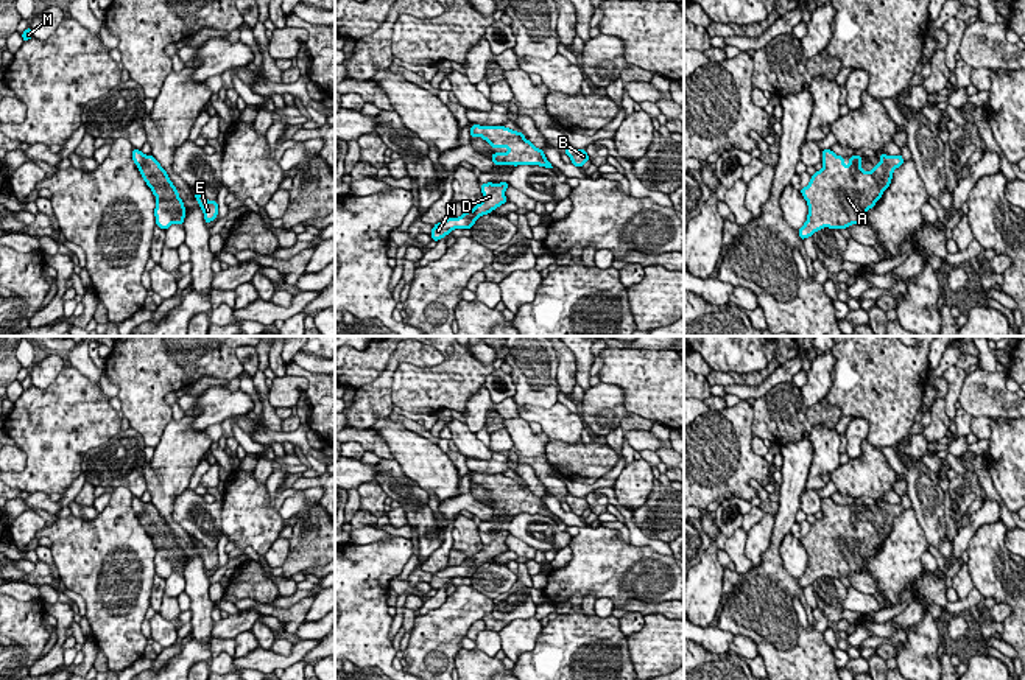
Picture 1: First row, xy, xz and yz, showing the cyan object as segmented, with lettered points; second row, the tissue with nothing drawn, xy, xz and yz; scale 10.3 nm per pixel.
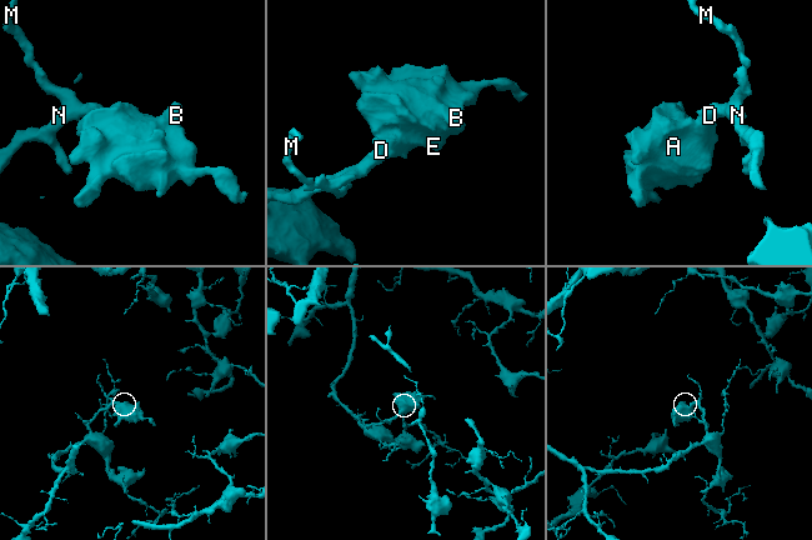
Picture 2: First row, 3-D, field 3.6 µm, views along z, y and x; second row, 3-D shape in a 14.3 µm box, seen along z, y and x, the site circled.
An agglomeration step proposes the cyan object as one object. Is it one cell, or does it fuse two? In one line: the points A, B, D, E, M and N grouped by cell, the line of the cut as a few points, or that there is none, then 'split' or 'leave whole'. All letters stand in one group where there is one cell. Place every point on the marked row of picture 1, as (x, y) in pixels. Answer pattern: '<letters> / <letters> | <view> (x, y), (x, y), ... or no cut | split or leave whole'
A B D E M N | no cut | leave whole

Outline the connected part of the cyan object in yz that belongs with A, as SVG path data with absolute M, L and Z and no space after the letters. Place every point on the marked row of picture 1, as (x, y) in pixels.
M822 149L822 168L816 171L807 187L801 188L801 195L807 201L808 215L798 235L801 240L812 237L815 232L829 229L847 229L851 224L863 224L869 209L882 198L889 187L893 171L905 160L899 156L879 154L880 163L868 173L861 168L861 156L849 157L849 165L844 165L844 157L837 156L832 149Z

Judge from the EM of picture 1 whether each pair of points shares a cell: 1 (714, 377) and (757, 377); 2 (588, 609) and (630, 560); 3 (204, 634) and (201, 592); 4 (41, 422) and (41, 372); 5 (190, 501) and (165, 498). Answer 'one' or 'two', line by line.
1: one
2: two
3: one
4: two
5: two

